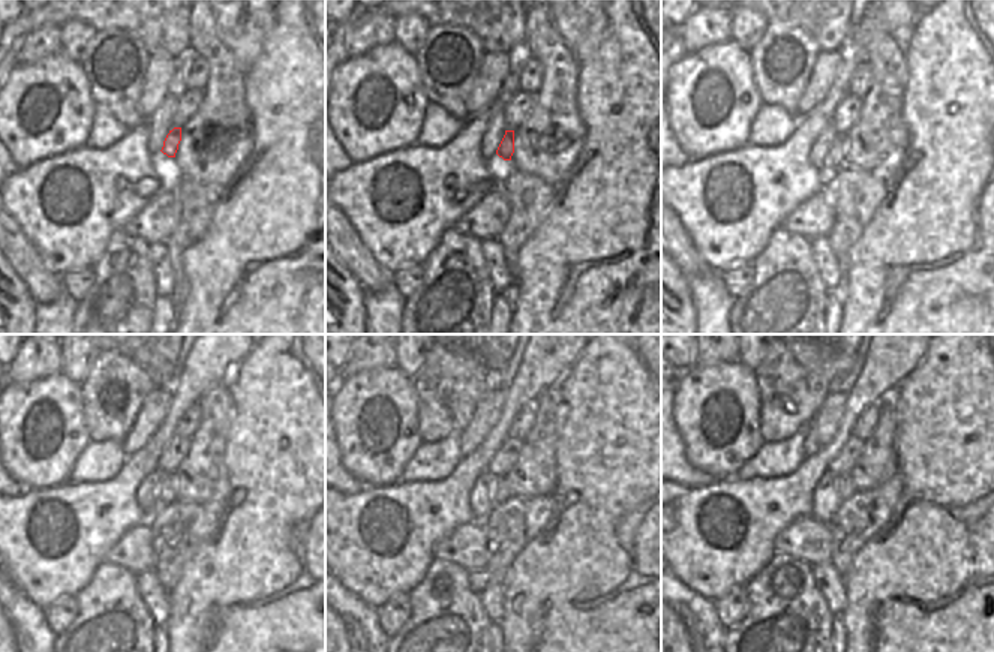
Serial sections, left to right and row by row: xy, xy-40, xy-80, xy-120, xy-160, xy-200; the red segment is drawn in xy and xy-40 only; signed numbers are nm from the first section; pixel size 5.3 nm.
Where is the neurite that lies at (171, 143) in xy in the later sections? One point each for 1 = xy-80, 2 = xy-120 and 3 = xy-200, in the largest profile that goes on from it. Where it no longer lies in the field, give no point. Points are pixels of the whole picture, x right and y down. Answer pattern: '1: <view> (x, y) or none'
1: xy-80 (837, 155)
2: xy-120 (165, 487)
3: xy-200 (844, 486)

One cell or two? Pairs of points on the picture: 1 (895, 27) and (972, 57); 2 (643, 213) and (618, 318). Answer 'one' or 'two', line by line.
1: two
2: one

